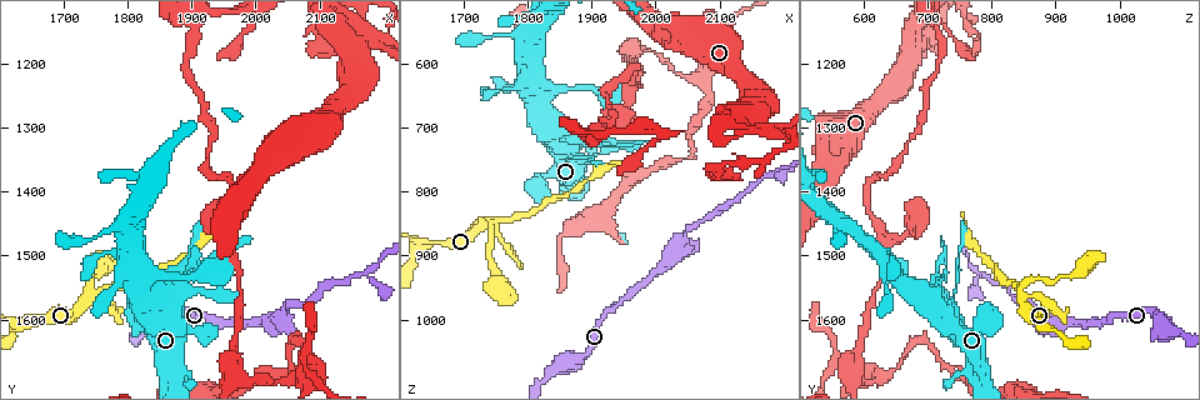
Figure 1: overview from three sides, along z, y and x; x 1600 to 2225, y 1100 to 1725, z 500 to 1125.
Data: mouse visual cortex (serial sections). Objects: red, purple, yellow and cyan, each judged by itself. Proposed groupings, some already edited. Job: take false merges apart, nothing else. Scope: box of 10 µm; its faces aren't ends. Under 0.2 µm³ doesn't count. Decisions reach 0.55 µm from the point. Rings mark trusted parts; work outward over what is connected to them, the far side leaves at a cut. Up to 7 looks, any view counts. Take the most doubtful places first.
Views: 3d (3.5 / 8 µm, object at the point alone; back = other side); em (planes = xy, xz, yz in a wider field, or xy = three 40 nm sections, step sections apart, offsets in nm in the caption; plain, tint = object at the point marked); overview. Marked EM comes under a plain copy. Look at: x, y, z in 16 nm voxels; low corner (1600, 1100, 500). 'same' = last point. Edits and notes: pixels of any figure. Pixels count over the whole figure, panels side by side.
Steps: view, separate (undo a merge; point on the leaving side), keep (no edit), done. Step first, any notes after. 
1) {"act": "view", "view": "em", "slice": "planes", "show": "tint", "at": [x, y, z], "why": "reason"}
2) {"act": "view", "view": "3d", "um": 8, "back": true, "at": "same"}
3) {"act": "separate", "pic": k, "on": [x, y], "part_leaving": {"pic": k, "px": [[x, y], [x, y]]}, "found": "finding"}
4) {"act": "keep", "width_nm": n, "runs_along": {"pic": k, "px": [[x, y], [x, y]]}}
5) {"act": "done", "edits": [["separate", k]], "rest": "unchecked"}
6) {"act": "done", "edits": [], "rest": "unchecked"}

{"act": "view", "view": "em", "slice": "xy", "step": 1, "show": "tint", "at": [1745, 1555, 845], "why": "sharp bend"}

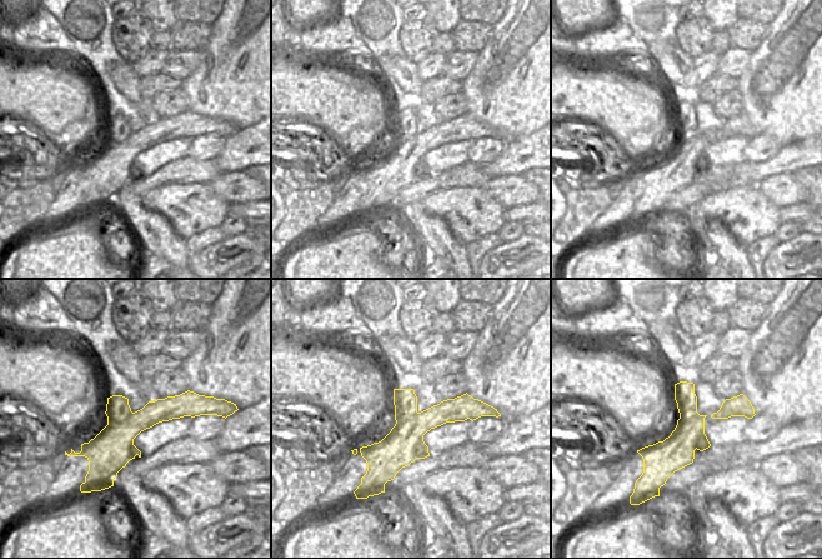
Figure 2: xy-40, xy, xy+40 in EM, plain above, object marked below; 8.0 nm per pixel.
{"act": "view", "view": "3d", "um": 3.5, "at": "same", "why": "wider look"}

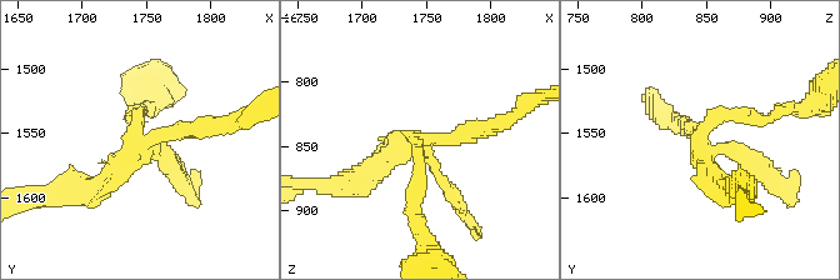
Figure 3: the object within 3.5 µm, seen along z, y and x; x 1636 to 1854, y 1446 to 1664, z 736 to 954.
{"act": "keep", "runs_along": {"pic": 3, "px": [[86, 189], [136, 154], [133, 120]]}, "found": "one cell here"}

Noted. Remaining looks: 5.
{"act": "view", "view": "3d", "um": 8, "at": [2170, 1525, 780], "why": "sharp bend"}

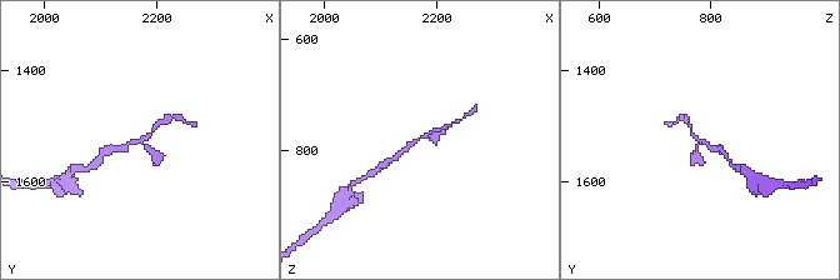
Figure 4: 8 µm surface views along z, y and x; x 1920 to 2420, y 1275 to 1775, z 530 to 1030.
{"act": "view", "view": "em", "slice": "xy", "step": 5, "show": "tint", "at": "same"}

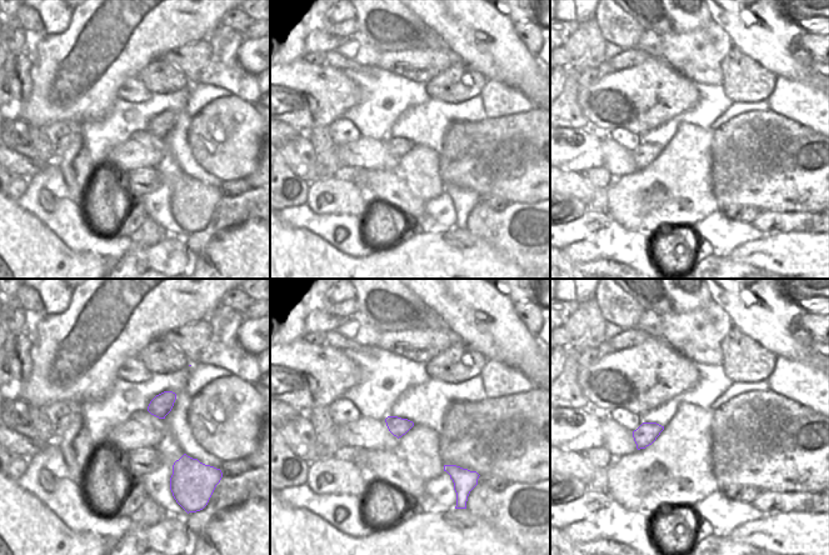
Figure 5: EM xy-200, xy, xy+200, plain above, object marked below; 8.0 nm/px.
{"act": "keep", "runs_along": {"pic": 4, "px": [[391, 160], [411, 143], [444, 130]]}, "found": "continuous, no second cell"}

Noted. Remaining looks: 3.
{"act": "view", "view": "3d", "um": 3.5, "at": [1870, 1530, 635], "why": "a narrow waist"}

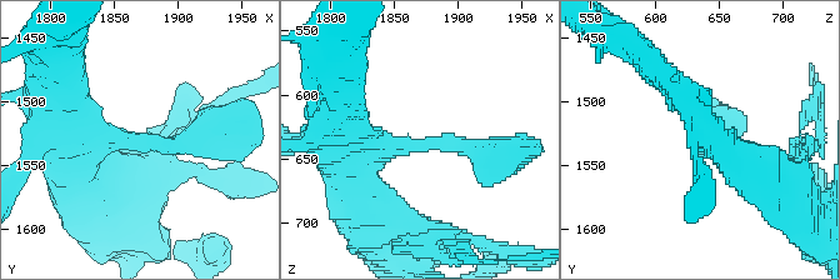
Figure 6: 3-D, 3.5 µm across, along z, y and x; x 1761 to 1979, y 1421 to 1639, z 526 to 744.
{"act": "view", "view": "em", "slice": "xy", "step": 3, "show": "tint", "at": [1872, 1530, 642], "why": "need the tissue"}

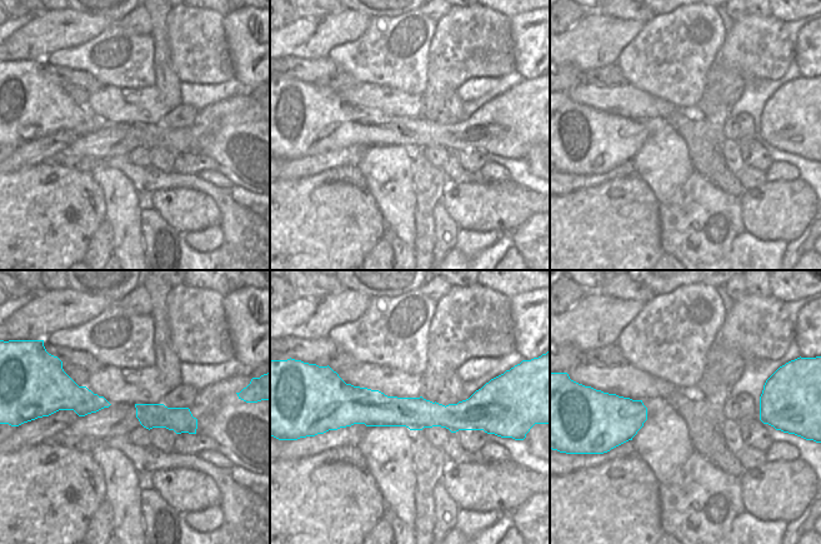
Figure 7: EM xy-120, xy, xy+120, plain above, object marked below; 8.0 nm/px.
{"act": "keep", "runs_along": {"pic": 7, "px": [[345, 400], [380, 410], [475, 420]]}, "found": "one cell here"}

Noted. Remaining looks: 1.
{"act": "done", "edits": [], "rest": "unchecked"}

